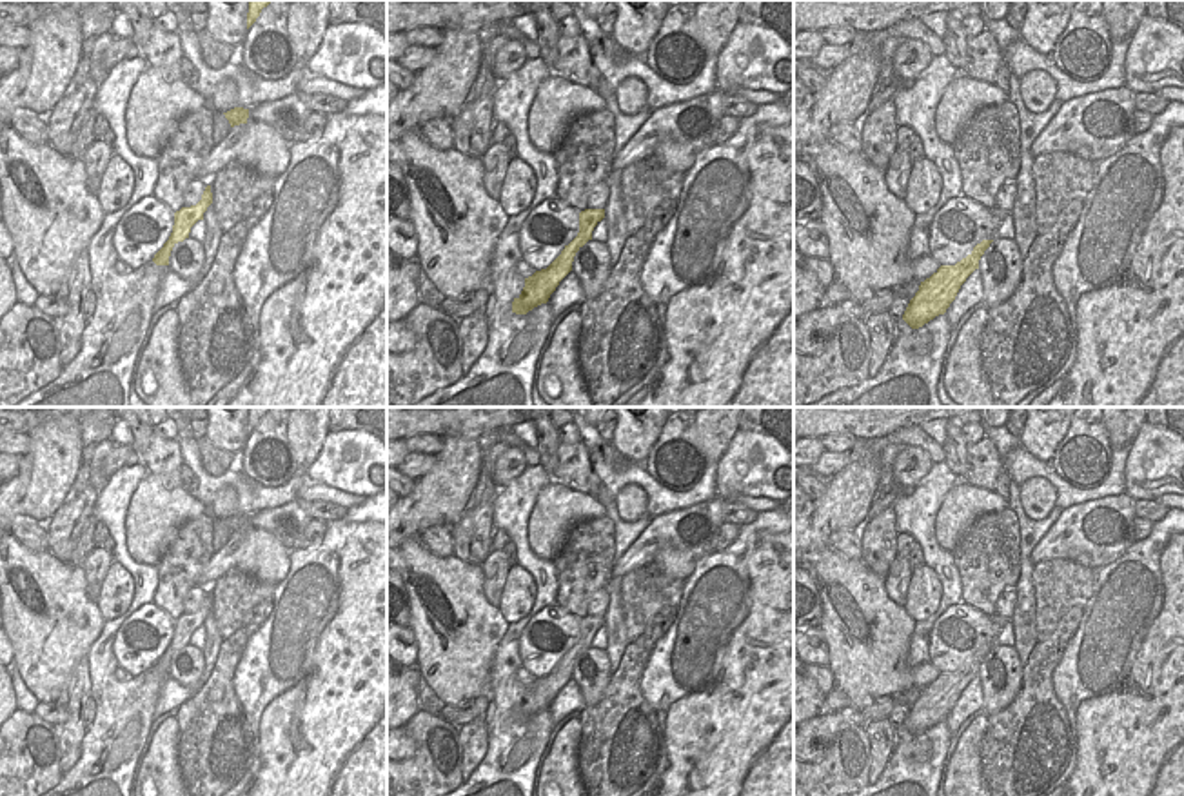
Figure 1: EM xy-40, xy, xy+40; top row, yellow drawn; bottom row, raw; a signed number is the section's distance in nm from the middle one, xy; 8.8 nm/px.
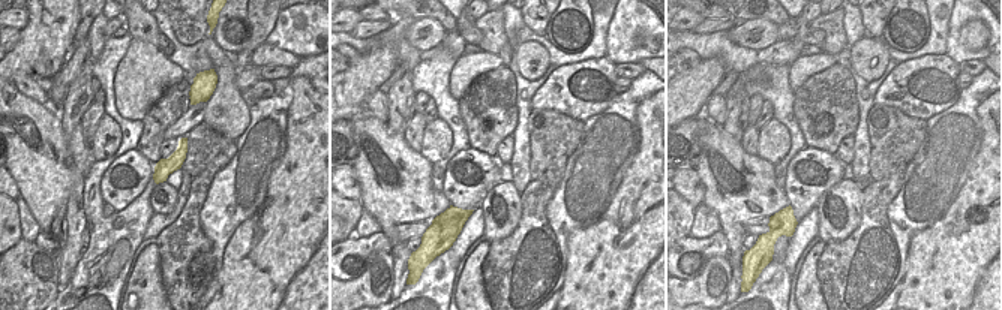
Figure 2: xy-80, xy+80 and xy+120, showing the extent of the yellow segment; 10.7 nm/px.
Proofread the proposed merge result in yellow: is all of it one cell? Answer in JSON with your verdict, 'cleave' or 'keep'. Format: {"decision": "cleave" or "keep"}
{"decision": "keep"}

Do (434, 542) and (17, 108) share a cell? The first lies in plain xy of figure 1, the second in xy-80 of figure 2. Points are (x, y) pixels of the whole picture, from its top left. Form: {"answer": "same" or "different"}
{"answer": "different"}

